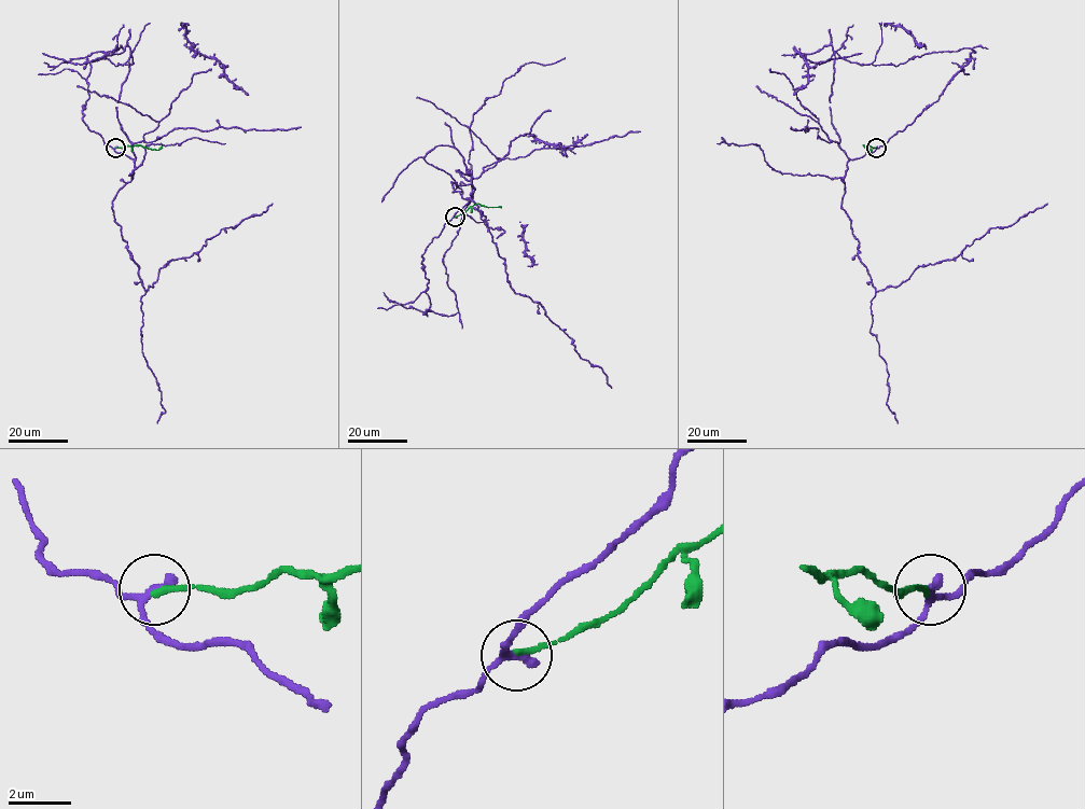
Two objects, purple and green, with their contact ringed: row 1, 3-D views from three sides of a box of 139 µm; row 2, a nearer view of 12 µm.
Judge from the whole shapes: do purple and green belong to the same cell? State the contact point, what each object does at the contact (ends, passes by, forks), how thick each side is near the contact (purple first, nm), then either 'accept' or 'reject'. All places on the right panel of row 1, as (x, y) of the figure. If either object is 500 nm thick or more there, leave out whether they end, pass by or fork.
(876, 148) | purple passes by | green ends | 240/170 nm | reject

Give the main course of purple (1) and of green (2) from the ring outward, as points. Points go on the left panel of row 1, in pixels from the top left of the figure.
1: (115, 148), (83, 121), (86, 57), (131, 52), (84, 63), (123, 25)
2: (115, 148), (140, 145), (156, 150), (162, 145)

